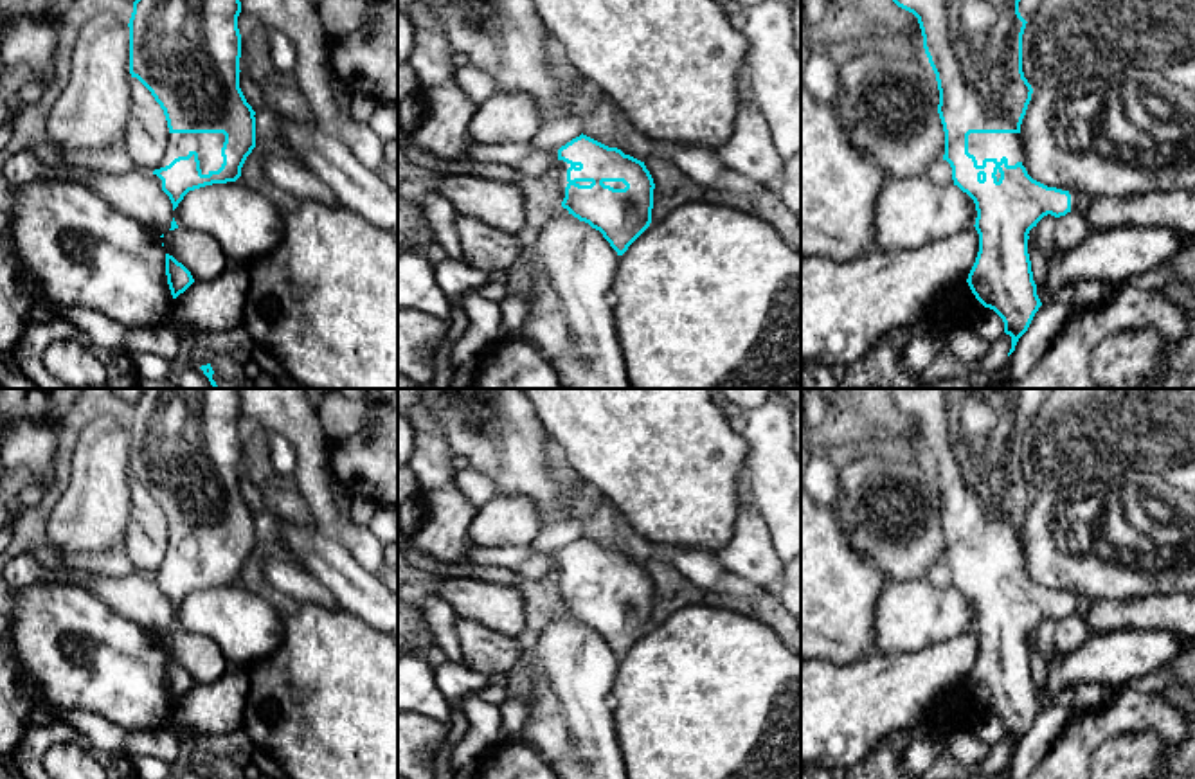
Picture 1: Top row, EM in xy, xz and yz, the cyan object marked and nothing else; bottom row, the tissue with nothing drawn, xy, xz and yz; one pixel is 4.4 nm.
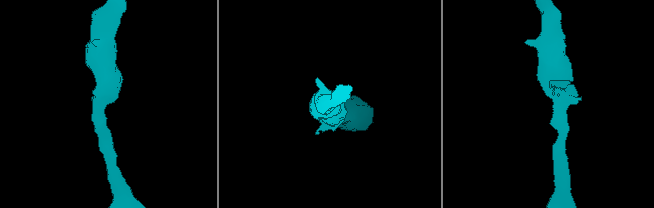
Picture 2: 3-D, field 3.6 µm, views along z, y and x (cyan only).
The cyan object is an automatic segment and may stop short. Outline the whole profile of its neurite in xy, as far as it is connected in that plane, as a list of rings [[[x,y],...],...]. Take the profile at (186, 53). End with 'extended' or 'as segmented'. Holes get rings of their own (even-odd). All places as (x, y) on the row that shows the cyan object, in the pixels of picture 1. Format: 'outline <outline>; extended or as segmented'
outline [[[135,0],[130,74],[164,110],[169,139],[153,175],[173,210],[189,191],[236,182],[256,148],[256,112],[239,88],[239,0]]]; extended

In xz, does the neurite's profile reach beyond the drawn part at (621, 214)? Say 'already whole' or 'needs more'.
needs more

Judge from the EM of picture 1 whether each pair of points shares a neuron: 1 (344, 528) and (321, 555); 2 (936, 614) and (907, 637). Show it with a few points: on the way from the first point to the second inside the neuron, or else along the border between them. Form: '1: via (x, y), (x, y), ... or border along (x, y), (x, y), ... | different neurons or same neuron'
1: border along (333, 533), (364, 569) | different neurons
2: via (929, 616), (915, 630) | same neuron

